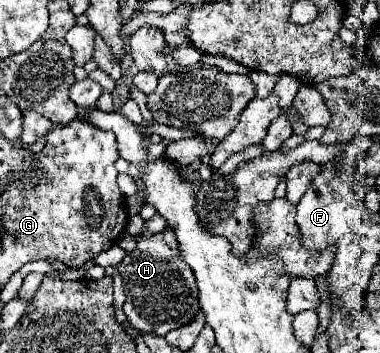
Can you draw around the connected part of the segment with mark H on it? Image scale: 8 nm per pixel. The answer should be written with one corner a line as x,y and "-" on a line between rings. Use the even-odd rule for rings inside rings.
163,230
151,236
139,236
137,248
121,260
119,272
127,296
123,312
127,314
133,328
155,336
165,336
167,332
181,328
197,318
201,306
197,300
195,276
179,254
173,230

